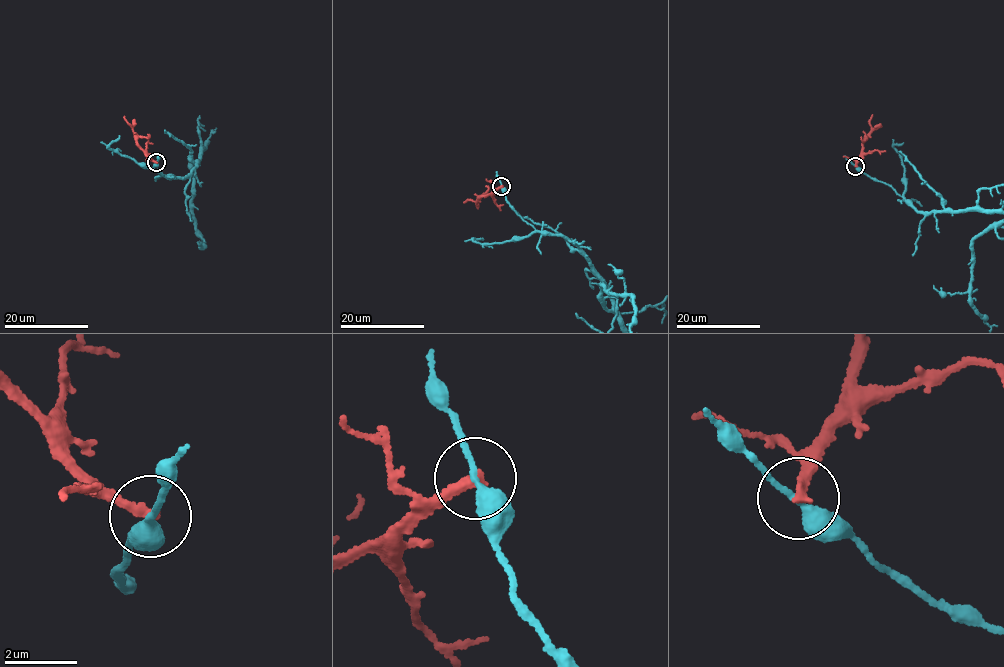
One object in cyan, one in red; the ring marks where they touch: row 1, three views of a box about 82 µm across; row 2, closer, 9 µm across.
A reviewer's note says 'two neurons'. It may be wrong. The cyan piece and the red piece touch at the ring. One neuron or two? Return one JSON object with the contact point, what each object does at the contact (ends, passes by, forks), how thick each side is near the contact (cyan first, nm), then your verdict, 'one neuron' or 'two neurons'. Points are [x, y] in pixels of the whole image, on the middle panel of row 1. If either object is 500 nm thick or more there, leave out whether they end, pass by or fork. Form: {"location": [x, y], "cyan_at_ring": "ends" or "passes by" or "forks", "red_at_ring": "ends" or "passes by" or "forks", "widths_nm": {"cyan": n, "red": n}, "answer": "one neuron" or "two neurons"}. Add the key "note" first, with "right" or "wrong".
{"note": "right", "location": [501, 186], "cyan_at_ring": "passes by", "red_at_ring": "ends", "widths_nm": {"cyan": 300, "red": 280}, "answer": "two neurons"}

